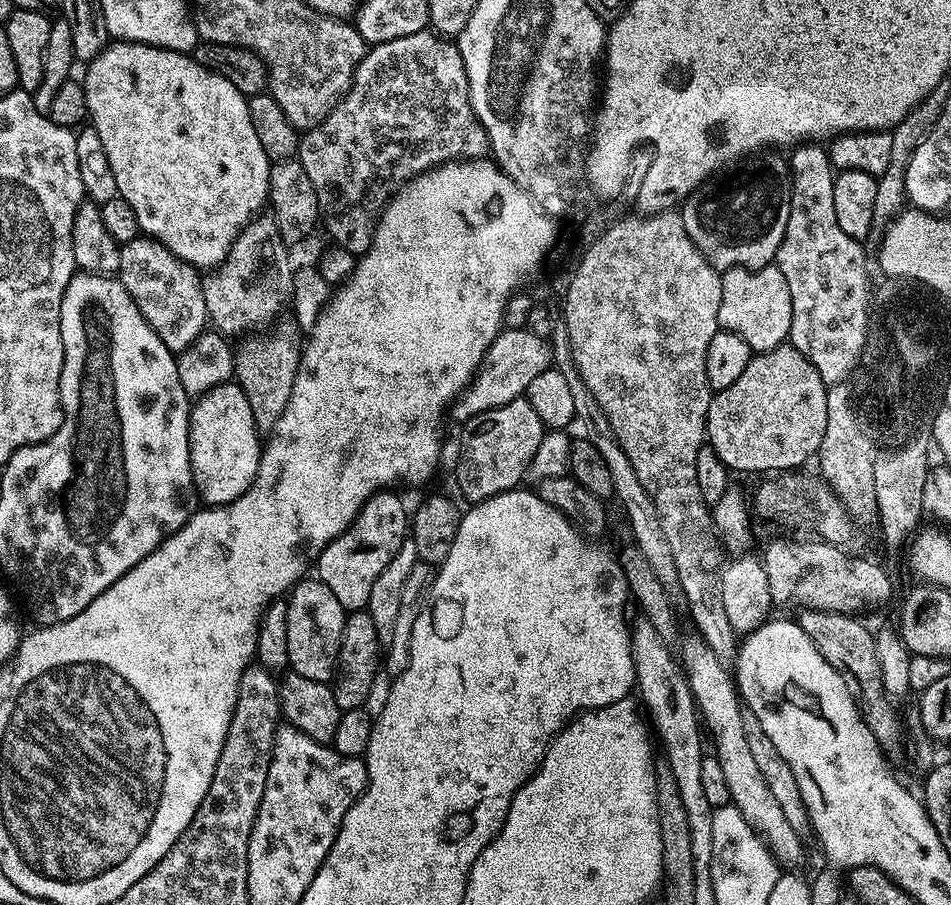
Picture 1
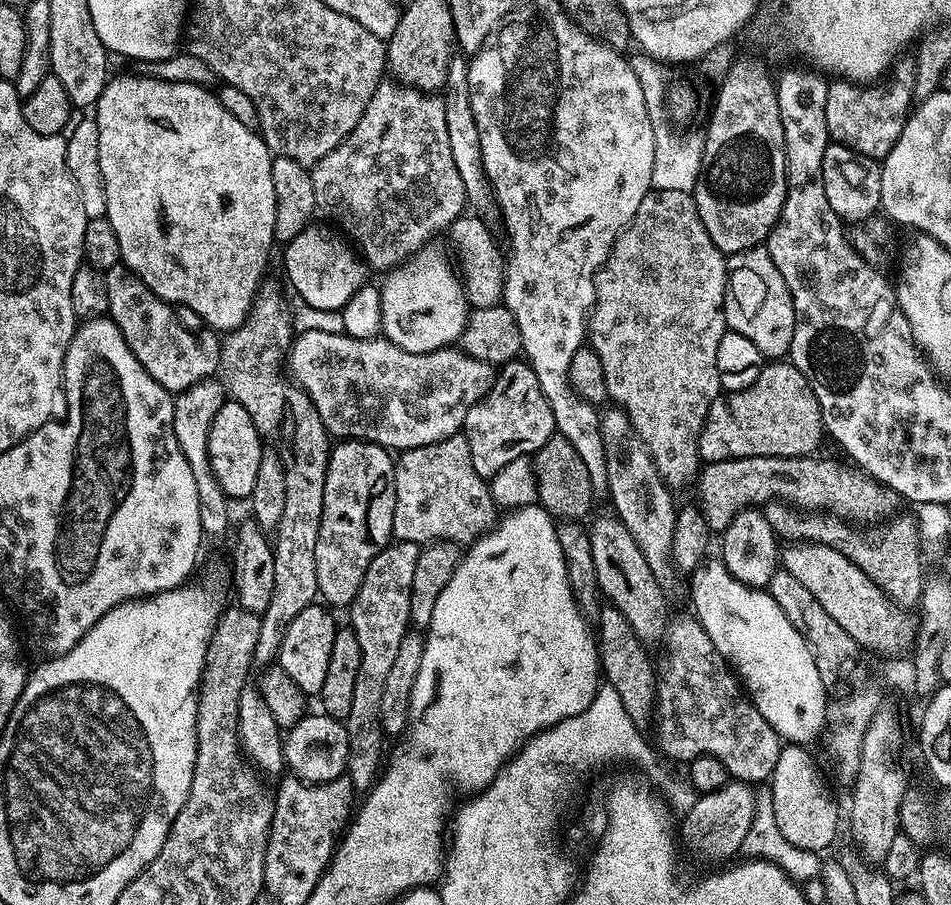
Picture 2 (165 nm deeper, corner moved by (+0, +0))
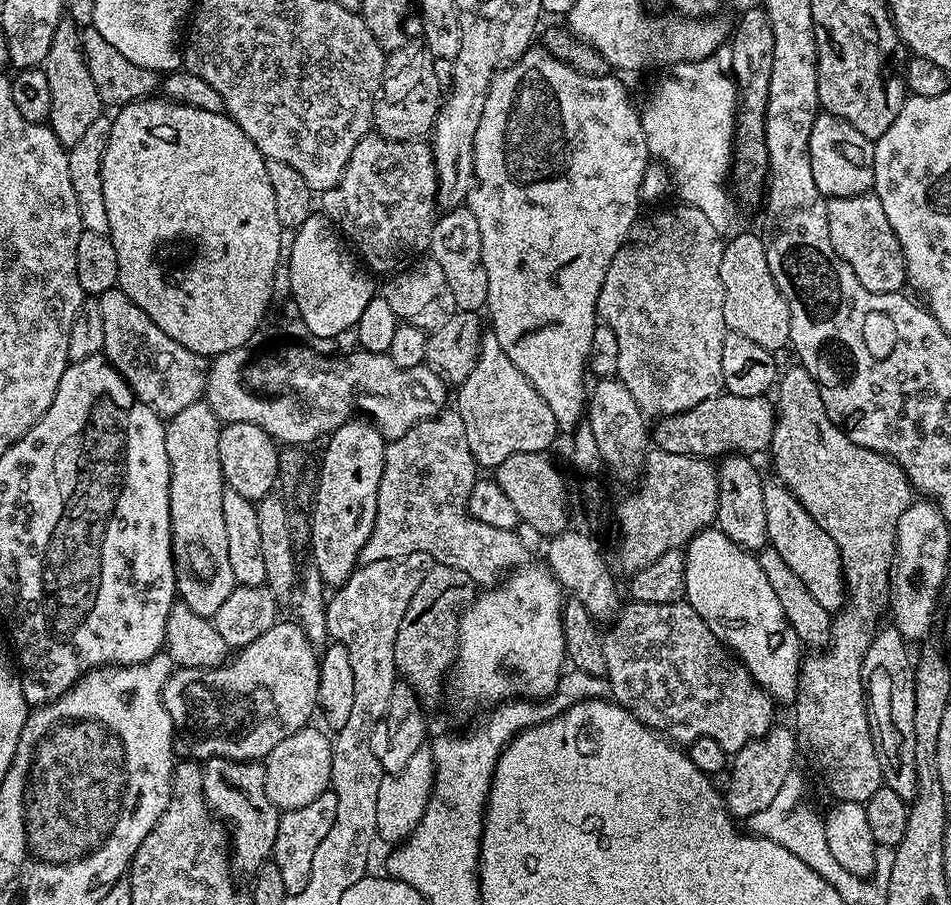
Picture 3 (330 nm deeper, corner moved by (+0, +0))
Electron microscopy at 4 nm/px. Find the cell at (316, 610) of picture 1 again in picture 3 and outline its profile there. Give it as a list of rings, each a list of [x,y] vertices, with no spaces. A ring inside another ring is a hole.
[[[277,622],[274,626],[270,626],[270,630],[266,630],[266,634],[262,634],[262,638],[254,638],[254,642],[250,642],[244,648],[239,649],[231,659],[222,665],[218,665],[217,668],[186,669],[177,667],[173,671],[164,687],[164,705],[172,719],[174,752],[177,757],[197,762],[207,762],[214,759],[260,762],[272,753],[274,746],[278,746],[278,742],[282,742],[282,738],[290,737],[299,728],[309,727],[311,720],[308,719],[311,718],[312,712],[314,716],[318,708],[316,699],[318,698],[318,682],[320,681],[320,656],[317,649],[306,638],[306,634],[301,630],[299,623],[291,623]]]

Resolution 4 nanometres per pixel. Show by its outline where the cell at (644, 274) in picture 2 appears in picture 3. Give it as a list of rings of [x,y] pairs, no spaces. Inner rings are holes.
[[[683,202],[677,203],[677,205],[677,208],[664,208],[661,212],[654,213],[653,216],[646,217],[647,215],[645,215],[643,218],[637,219],[628,231],[628,236],[622,242],[618,254],[614,254],[614,262],[610,262],[610,270],[606,270],[606,278],[602,282],[602,290],[598,294],[598,302],[596,303],[599,319],[608,324],[610,330],[614,330],[614,334],[618,337],[616,376],[624,383],[626,390],[630,390],[630,394],[634,394],[634,402],[638,402],[641,412],[648,418],[652,418],[652,416],[656,416],[655,418],[676,416],[680,412],[698,406],[698,402],[706,402],[706,398],[721,395],[724,388],[722,342],[726,329],[724,327],[724,287],[722,286],[720,271],[722,270],[722,254],[726,240],[716,229],[714,222],[710,222],[710,218],[706,218],[706,214],[702,214],[702,210]]]

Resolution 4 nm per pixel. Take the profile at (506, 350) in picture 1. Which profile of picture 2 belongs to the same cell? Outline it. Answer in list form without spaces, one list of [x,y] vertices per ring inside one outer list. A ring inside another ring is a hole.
[[[312,328],[301,336],[299,333],[286,357],[291,379],[314,402],[329,437],[341,441],[364,440],[367,444],[381,444],[389,450],[430,446],[457,435],[463,429],[469,408],[474,407],[492,388],[493,365],[469,356],[459,347],[449,346],[433,352],[407,352],[387,338],[354,338],[345,336],[343,331],[335,331]]]

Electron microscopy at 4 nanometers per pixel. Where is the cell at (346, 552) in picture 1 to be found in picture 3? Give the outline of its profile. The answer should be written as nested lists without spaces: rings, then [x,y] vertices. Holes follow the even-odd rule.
[[[353,418],[327,437],[324,457],[320,460],[320,473],[316,476],[316,497],[312,500],[312,560],[311,567],[318,570],[322,582],[332,590],[342,587],[360,564],[362,546],[374,530],[378,506],[378,482],[382,482],[385,438],[367,419]]]

